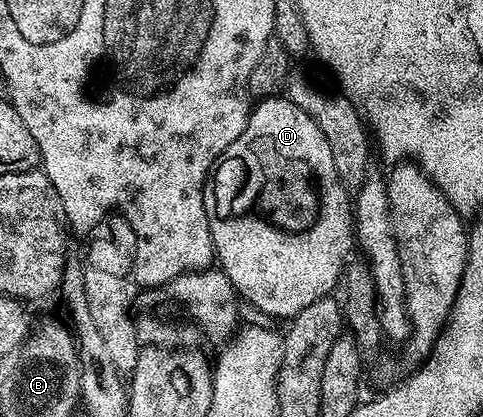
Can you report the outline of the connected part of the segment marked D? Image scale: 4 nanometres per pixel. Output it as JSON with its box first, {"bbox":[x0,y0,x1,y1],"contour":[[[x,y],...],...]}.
{"bbox":[205,95,355,318],"contour":[[[284,95],[266,96],[252,105],[243,134],[239,134],[239,138],[235,138],[235,142],[231,142],[227,150],[223,150],[221,157],[214,163],[208,180],[205,181],[205,209],[220,271],[231,281],[233,291],[244,303],[246,300],[247,303],[254,304],[259,311],[266,312],[269,316],[292,318],[298,316],[307,306],[311,306],[311,302],[330,295],[334,291],[332,288],[342,283],[343,273],[351,256],[349,251],[354,251],[355,248],[355,212],[351,207],[351,196],[342,186],[339,174],[335,172],[335,158],[331,155],[331,146],[328,145],[323,130],[315,126],[311,114],[304,112],[298,104],[291,102]]]}

